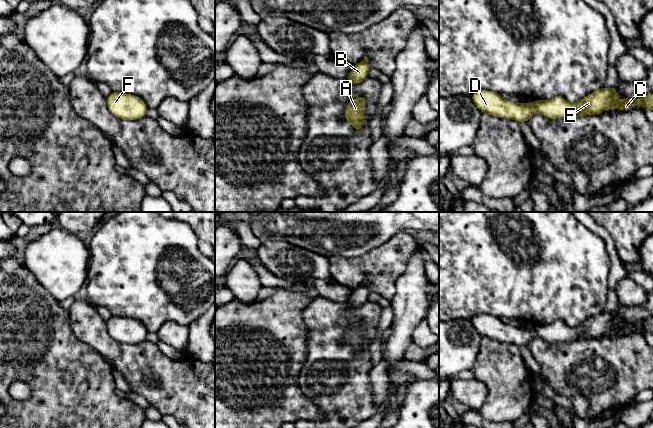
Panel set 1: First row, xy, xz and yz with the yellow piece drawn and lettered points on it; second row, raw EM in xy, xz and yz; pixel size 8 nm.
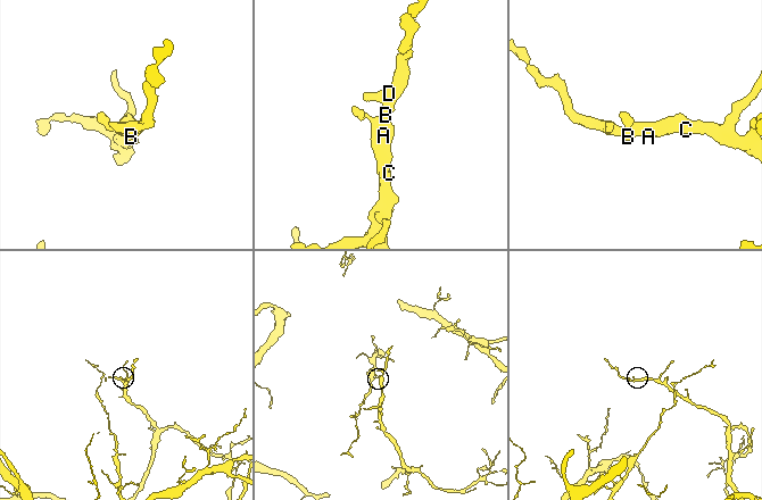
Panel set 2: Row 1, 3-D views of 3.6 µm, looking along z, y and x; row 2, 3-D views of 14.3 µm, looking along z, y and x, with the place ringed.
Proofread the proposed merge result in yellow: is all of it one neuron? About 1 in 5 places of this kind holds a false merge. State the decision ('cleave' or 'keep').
keep

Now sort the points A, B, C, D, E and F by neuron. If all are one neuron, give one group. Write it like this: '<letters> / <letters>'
A B C D E F

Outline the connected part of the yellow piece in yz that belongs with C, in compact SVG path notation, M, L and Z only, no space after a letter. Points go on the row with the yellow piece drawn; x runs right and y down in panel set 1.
M602 87L588 94L577 103L568 102L559 96L550 100L534 100L531 104L515 103L504 99L497 92L488 90L480 90L470 97L482 113L500 118L514 119L519 123L528 122L534 113L539 113L550 119L556 119L598 115L610 108L623 109L624 112L627 112L639 104L643 106L643 110L653 110L653 93L636 100L622 98L618 104L615 104L614 99L619 97L619 92L615 87Z

